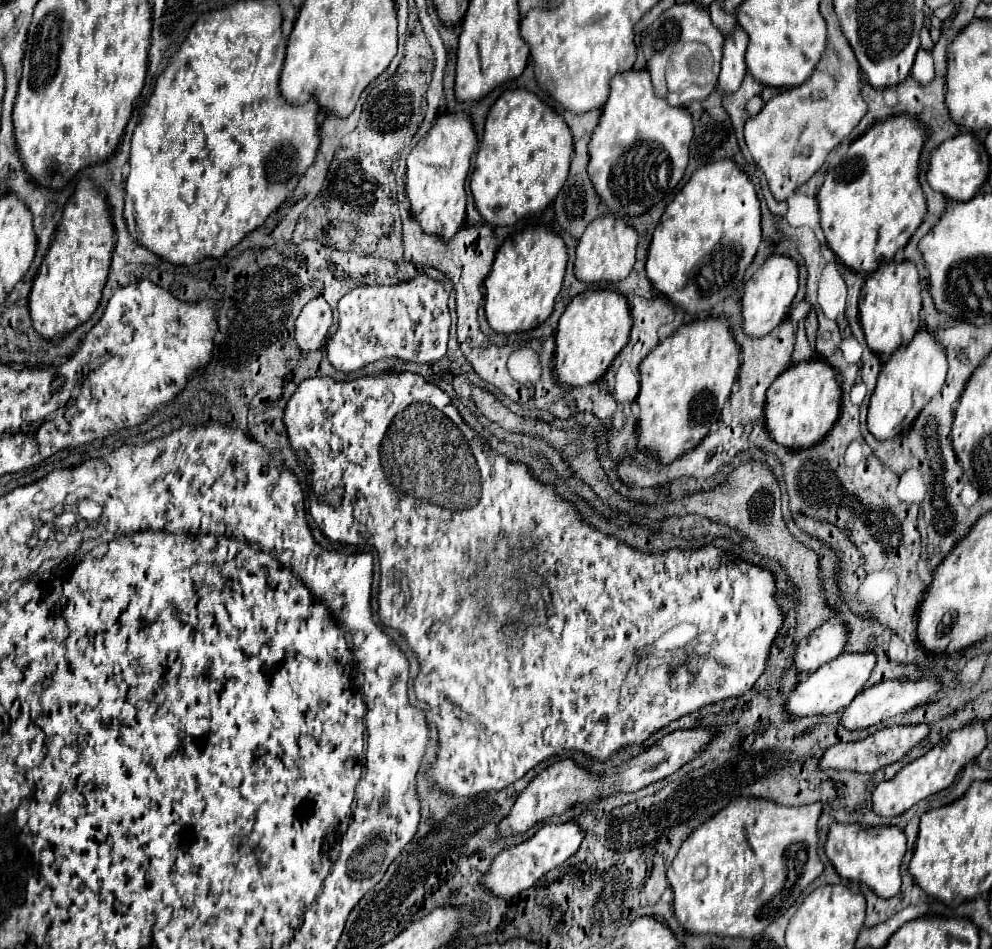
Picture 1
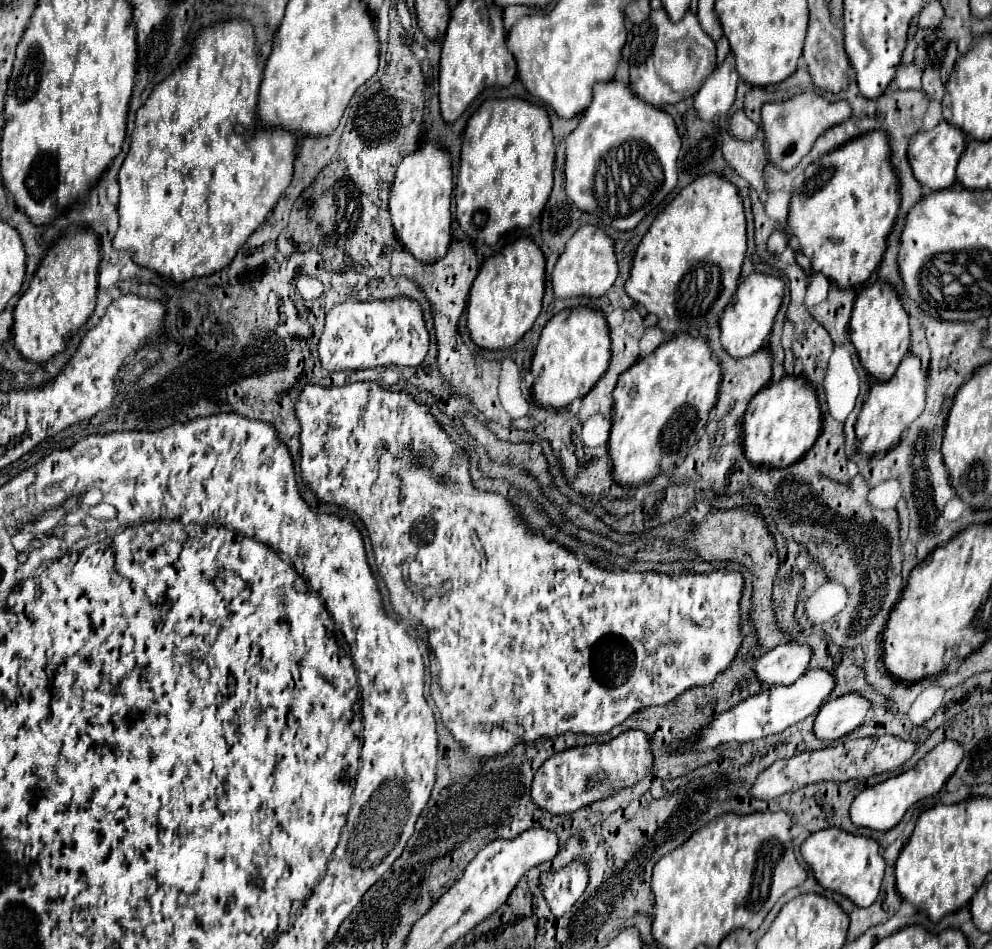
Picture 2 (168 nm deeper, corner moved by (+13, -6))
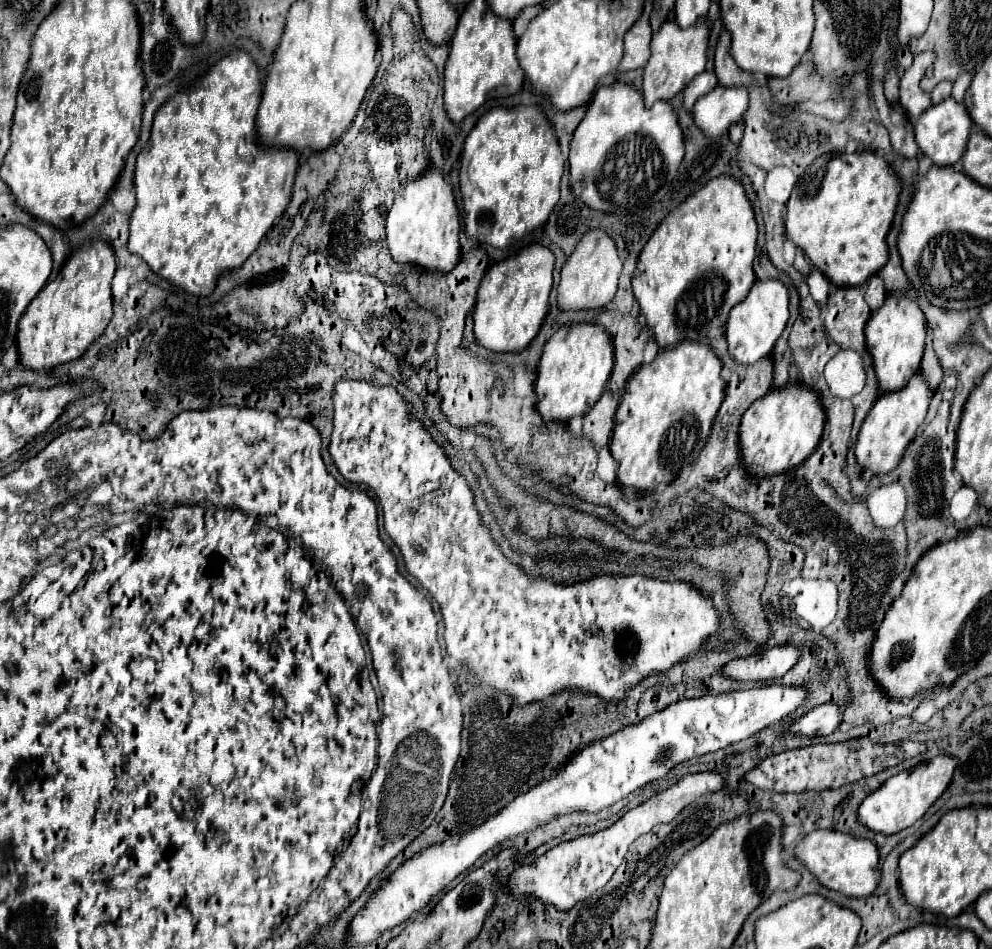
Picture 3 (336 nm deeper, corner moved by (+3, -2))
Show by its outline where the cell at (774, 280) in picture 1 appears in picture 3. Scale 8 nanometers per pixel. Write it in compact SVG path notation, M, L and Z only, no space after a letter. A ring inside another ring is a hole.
M756 280L744 302L734 306L726 322L728 352L740 364L754 364L768 356L788 322L788 288L778 280Z

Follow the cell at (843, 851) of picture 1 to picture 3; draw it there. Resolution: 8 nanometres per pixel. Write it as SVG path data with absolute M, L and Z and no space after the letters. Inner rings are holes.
M816 830L810 836L804 836L804 840L796 846L796 856L818 878L822 886L842 892L844 896L866 898L876 892L882 878L878 846L872 840L856 838L848 832Z

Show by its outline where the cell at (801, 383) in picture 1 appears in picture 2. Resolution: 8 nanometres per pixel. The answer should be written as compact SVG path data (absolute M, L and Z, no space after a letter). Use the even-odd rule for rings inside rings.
M784 376L780 382L768 384L764 390L760 390L748 404L744 418L744 454L750 458L752 464L756 466L772 466L772 468L784 468L790 466L792 462L798 462L816 442L822 426L822 412L820 404L816 398L814 388L804 380L796 376Z

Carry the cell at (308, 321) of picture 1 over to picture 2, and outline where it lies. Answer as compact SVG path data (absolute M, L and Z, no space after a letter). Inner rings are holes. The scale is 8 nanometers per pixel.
M396 298L390 302L370 300L370 302L344 302L334 306L326 316L326 330L318 344L318 354L326 370L362 370L376 366L418 366L428 352L428 330L420 306L410 298Z

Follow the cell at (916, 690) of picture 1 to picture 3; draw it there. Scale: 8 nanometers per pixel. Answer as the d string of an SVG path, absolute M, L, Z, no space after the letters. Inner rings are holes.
M822 704L812 708L808 714L804 714L790 728L790 732L798 732L808 738L830 736L840 724L842 724L842 710L838 708L838 704Z

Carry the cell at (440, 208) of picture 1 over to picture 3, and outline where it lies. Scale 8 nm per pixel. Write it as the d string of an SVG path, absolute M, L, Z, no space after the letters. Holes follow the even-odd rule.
M430 166L416 180L412 180L394 200L388 212L388 248L396 262L410 262L424 270L438 270L442 274L454 270L460 258L460 212L456 194L444 174Z

